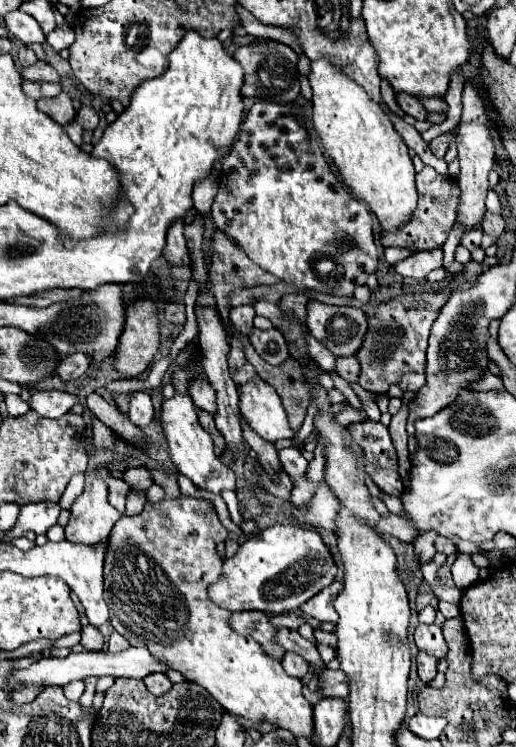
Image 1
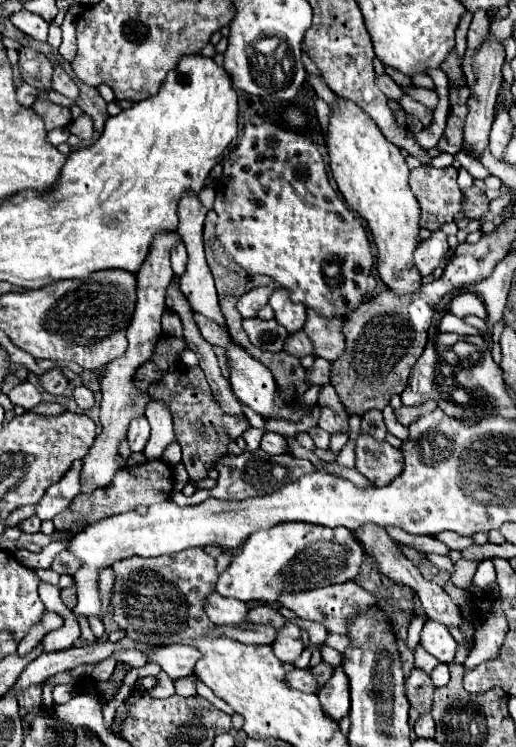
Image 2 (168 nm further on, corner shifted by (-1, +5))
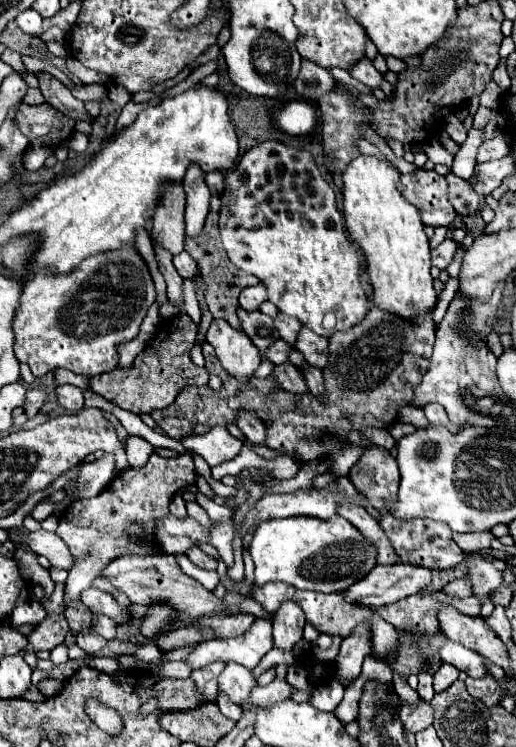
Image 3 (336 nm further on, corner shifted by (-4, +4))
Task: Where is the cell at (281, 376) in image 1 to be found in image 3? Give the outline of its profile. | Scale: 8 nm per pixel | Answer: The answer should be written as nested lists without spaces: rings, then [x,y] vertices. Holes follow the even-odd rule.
[[[215,217],[215,221],[209,221],[205,235],[201,235],[201,237],[187,237],[187,241],[185,241],[185,251],[187,251],[187,253],[197,261],[197,265],[199,265],[201,277],[203,277],[203,281],[205,281],[205,285],[207,285],[205,299],[207,299],[207,305],[209,305],[213,317],[225,319],[231,327],[241,329],[241,321],[239,321],[239,317],[237,317],[237,309],[239,309],[237,299],[239,299],[239,293],[241,293],[245,287],[249,287],[249,285],[257,285],[259,279],[253,277],[253,275],[249,275],[249,273],[243,273],[241,269],[237,269],[237,267],[229,261],[223,245],[217,243],[217,237],[219,237],[219,231],[217,231],[217,229],[219,229],[219,227],[217,227],[217,217]]]

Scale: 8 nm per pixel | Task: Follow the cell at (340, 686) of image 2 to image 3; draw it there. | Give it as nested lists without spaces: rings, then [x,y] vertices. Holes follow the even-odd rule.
[[[359,625],[355,633],[343,639],[341,651],[335,659],[337,665],[337,677],[341,681],[355,681],[361,675],[361,665],[365,655],[371,653],[371,643],[367,635],[367,625]]]

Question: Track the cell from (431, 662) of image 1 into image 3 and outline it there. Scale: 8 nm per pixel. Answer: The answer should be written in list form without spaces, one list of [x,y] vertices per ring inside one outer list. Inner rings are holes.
[[[419,699],[415,705],[403,701],[401,703],[401,723],[405,727],[405,731],[423,731],[427,729],[431,723],[433,723],[433,709],[431,709],[431,703]]]

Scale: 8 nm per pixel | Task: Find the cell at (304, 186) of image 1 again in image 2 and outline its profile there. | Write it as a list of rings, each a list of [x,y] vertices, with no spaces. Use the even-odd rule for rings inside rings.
[[[260,116],[250,118],[238,148],[224,164],[220,192],[214,210],[218,214],[216,236],[232,260],[254,274],[270,276],[278,286],[290,290],[292,302],[312,308],[324,318],[350,316],[364,300],[366,280],[374,264],[364,220],[352,212],[342,196],[330,186],[318,148],[300,132],[280,128]]]

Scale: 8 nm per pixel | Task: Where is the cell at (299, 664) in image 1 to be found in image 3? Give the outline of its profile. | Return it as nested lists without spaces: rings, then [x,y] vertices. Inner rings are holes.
[[[287,601],[273,615],[273,645],[283,651],[291,651],[295,643],[303,639],[305,615],[299,605]]]

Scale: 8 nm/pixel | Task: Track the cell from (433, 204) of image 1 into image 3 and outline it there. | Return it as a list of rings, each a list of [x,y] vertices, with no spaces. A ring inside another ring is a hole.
[[[417,169],[409,175],[401,175],[399,191],[409,203],[413,203],[419,209],[421,221],[425,225],[449,227],[453,223],[457,213],[449,203],[447,179],[437,171]]]

